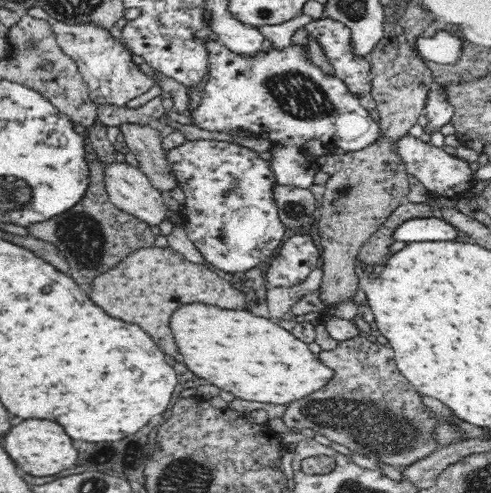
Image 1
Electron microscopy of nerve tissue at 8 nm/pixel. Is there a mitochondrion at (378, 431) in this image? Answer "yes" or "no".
yes

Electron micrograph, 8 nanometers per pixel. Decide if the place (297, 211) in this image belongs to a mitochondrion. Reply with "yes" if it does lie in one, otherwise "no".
yes

